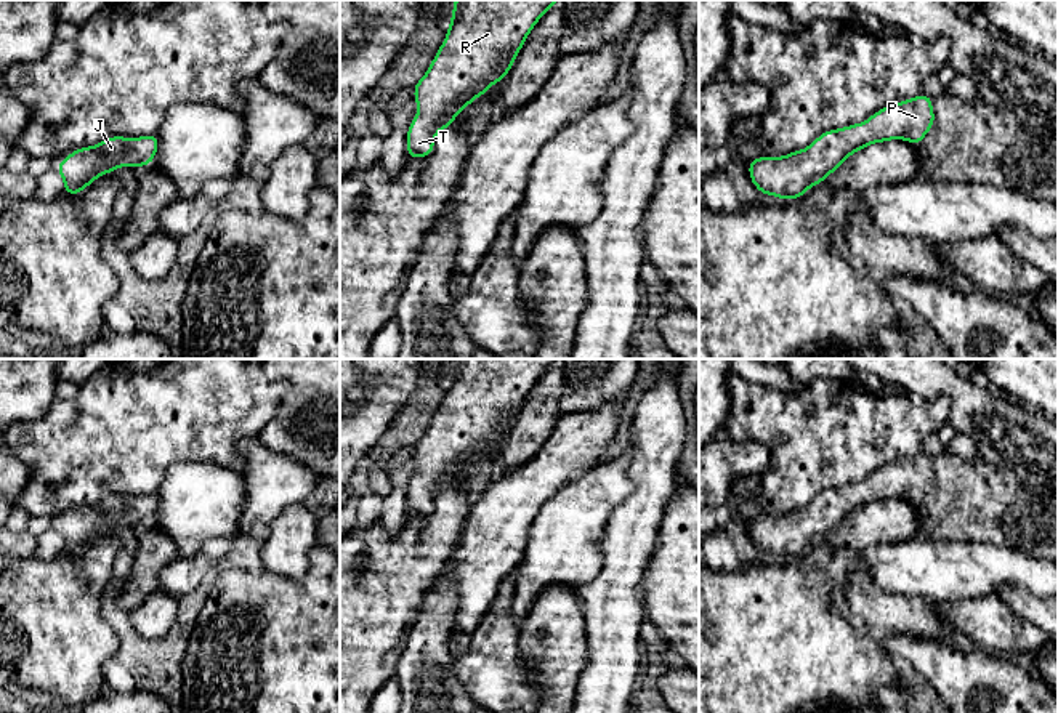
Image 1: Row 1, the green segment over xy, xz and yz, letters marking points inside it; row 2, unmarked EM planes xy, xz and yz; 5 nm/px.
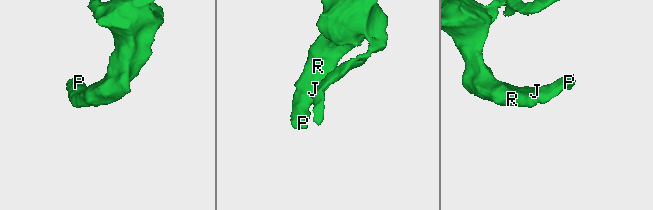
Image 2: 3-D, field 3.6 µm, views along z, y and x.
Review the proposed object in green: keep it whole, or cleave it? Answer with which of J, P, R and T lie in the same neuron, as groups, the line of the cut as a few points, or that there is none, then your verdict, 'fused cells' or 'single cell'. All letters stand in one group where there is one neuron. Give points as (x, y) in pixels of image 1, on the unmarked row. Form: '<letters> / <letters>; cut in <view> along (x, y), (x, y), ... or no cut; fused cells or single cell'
J P R T; no cut; single cell

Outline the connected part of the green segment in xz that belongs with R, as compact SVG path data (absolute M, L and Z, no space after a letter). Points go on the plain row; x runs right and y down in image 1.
M455 359L452 378L447 385L447 394L434 413L428 429L414 444L414 460L418 463L418 473L412 476L406 492L407 518L430 516L434 510L436 493L454 484L455 476L466 465L492 447L495 441L503 441L508 429L515 425L515 417L524 405L531 389L539 378L561 359Z

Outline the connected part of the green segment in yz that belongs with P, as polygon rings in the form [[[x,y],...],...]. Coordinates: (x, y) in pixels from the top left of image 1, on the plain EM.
[[[923,452],[888,463],[866,481],[821,492],[802,510],[747,519],[750,540],[760,553],[794,559],[824,542],[850,514],[874,502],[904,498],[920,503],[935,484],[931,457]]]

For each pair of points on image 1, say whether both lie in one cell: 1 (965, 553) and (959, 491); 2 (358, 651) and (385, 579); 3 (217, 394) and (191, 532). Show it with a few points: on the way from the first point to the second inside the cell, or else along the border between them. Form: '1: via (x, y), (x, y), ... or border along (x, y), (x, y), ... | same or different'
1: border along (927, 537), (993, 542), (1001, 547) | different
2: via (358, 633), (358, 606), (367, 596) | same
3: border along (167, 468), (177, 462), (215, 462), (239, 471) | different

